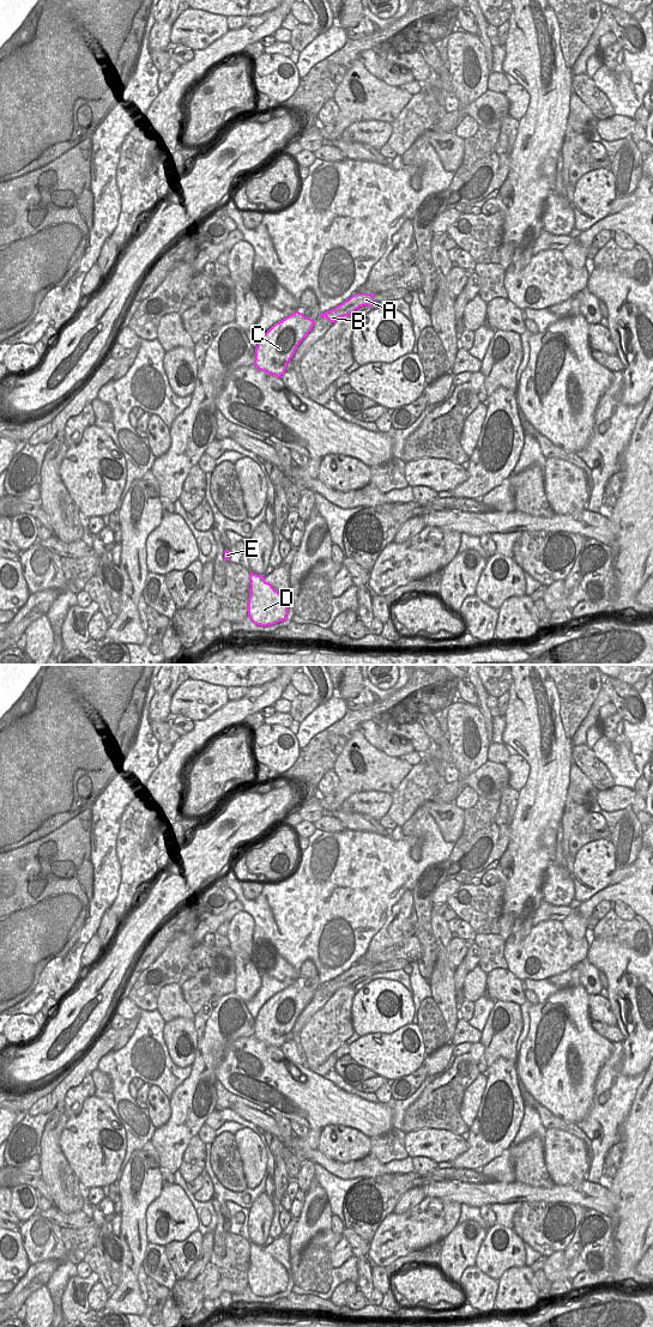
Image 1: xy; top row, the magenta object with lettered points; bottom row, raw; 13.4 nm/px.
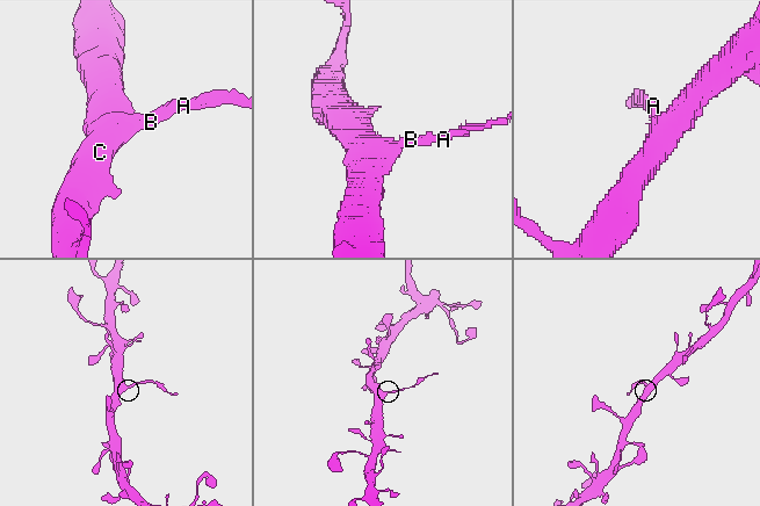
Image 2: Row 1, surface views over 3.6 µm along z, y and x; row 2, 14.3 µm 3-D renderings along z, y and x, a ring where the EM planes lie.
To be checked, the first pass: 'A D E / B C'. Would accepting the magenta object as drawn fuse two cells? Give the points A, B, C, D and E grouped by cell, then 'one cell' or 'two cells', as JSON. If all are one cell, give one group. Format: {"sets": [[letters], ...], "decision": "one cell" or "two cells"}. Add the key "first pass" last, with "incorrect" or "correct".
{"sets": [["A", "B"], ["C", "D", "E"]], "decision": "two cells", "first pass": "incorrect"}

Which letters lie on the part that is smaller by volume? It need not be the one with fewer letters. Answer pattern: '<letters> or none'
A, B

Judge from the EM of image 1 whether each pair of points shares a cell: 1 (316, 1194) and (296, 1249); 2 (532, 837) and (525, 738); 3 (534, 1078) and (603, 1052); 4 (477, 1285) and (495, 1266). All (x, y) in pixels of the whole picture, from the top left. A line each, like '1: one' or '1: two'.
1: one
2: one
3: one
4: two

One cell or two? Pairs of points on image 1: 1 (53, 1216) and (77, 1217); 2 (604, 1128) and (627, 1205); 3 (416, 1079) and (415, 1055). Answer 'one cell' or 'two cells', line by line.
1: one cell
2: two cells
3: two cells

